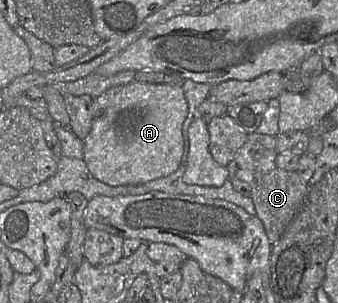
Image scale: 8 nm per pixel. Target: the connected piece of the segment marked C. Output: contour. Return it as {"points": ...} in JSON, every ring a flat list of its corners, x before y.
{"points":[[257,132,248,134,246,142,227,166,229,180,242,180,250,185,250,197,257,217,262,221,272,246,280,239,286,227,302,207,309,190,309,183,304,182,297,172,285,171,277,167,276,143,276,136]]}

